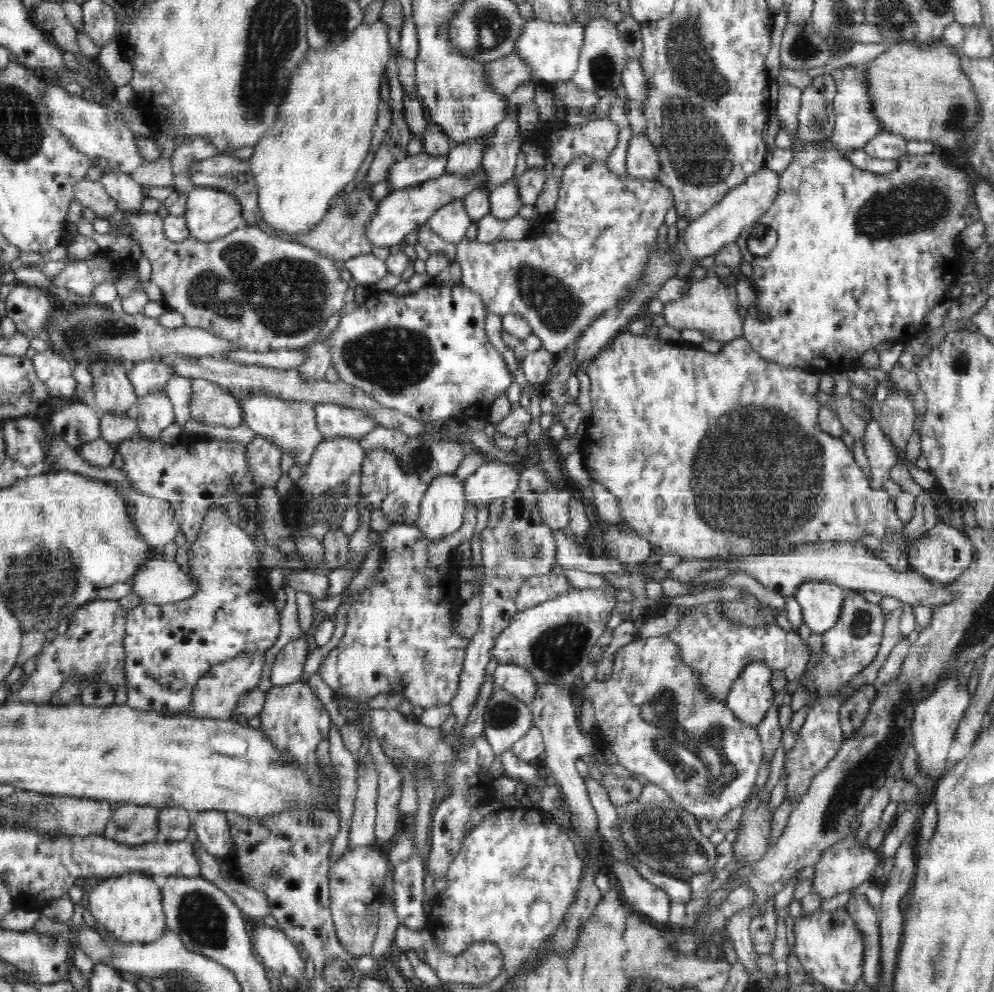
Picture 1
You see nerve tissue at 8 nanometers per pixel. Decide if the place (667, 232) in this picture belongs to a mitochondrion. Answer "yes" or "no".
no

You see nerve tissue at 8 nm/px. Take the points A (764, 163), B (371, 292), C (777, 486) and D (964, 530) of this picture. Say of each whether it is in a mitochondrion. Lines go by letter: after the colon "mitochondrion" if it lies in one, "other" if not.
A: other
B: other
C: mitochondrion
D: other

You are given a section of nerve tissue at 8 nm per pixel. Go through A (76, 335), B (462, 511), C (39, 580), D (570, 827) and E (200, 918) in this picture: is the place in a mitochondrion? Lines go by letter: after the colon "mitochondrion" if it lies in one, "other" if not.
A: mitochondrion
B: other
C: mitochondrion
D: other
E: mitochondrion

